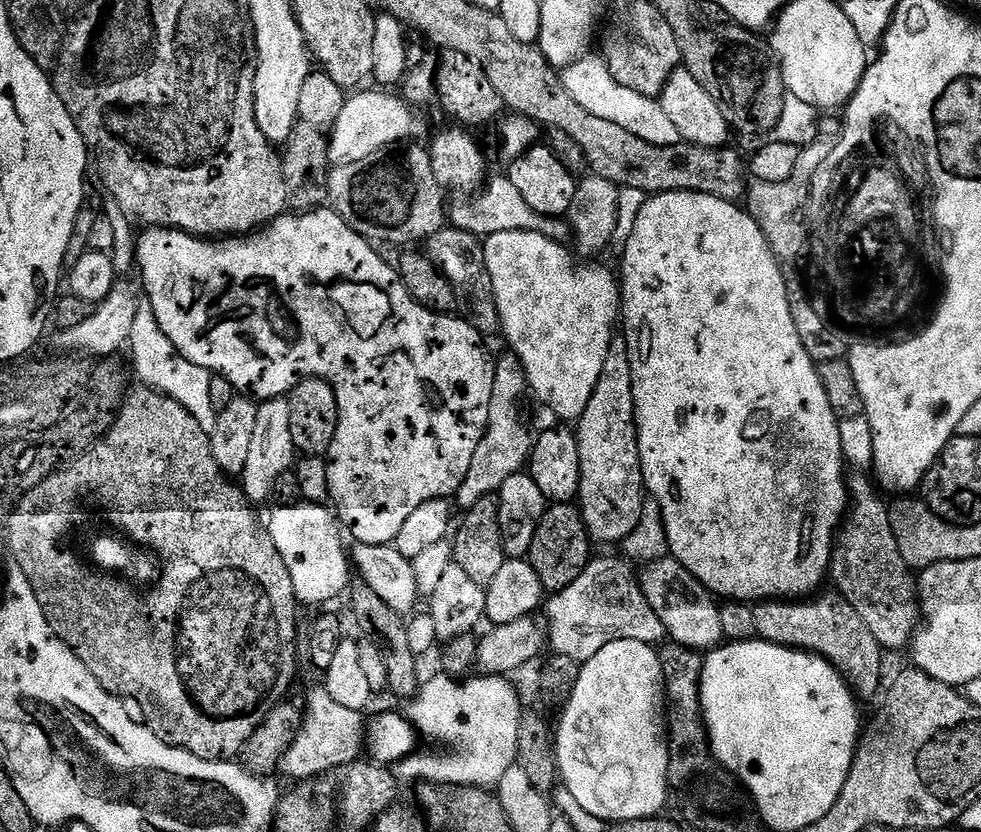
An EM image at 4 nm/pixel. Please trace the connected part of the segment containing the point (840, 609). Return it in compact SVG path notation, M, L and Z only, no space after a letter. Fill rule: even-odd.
M831 595L759 601L752 610L756 635L783 648L796 648L799 652L813 652L820 656L833 664L861 701L868 700L876 691L881 691L880 667L884 664L885 653L878 638L874 638L866 622L862 622L858 610L840 595Z

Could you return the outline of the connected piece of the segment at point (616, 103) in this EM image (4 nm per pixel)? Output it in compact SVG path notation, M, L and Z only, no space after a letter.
M585 54L561 71L561 80L567 92L580 106L595 117L605 118L622 126L643 141L663 148L677 147L681 143L678 128L662 110L659 101L644 96L622 83L614 74L606 70L603 60L593 54Z

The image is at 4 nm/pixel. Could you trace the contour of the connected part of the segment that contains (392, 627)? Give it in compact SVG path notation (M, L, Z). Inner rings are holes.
M356 582L351 585L350 595L352 594L352 616L356 619L356 628L361 633L361 637L367 638L382 650L382 659L386 665L386 678L388 679L387 691L393 692L396 696L411 698L420 690L422 676L416 673L418 657L414 650L410 650L410 634L405 617L401 613L390 610L374 590L363 582Z

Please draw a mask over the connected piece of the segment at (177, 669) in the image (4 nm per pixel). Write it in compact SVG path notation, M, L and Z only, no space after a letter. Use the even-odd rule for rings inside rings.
M151 386L143 387L144 388L133 387L131 391L125 395L124 405L120 407L120 413L116 415L114 426L93 446L93 448L90 449L90 451L86 453L86 455L79 456L73 464L69 464L68 467L62 469L60 472L55 472L50 478L43 480L38 487L27 492L25 496L18 501L16 509L13 510L11 516L9 516L6 521L6 527L8 527L8 548L12 551L13 558L16 559L13 560L15 567L20 568L22 574L26 574L26 578L30 582L30 586L38 598L38 606L42 606L42 614L46 614L46 622L52 627L52 635L64 643L64 645L68 647L78 659L80 659L82 666L86 666L86 670L90 670L90 674L94 674L94 678L104 687L104 689L106 689L106 691L108 691L109 694L111 694L111 696L127 698L129 701L134 700L132 702L134 702L135 707L142 707L145 710L145 724L151 728L152 733L158 738L165 740L165 742L172 745L172 747L185 748L187 752L194 754L203 760L231 761L233 758L239 757L242 746L246 746L246 738L250 738L250 734L254 734L254 730L264 721L266 714L270 714L270 710L274 710L274 706L278 706L286 699L289 695L288 691L292 688L292 683L296 680L296 609L298 609L298 603L296 601L294 585L291 582L289 571L286 570L286 563L283 562L282 555L278 554L278 550L275 549L274 542L272 542L267 535L262 534L261 529L260 532L256 529L256 516L252 513L254 508L248 497L245 496L243 487L241 487L239 483L233 482L229 477L225 476L224 471L218 466L218 462L214 462L214 450L212 449L212 438L210 433L206 430L202 430L202 426L198 426L198 420L194 418L184 406L178 403L173 396L165 396L163 392ZM80 500L89 500L94 507L101 508L101 510L108 515L109 522L117 528L117 530L115 529L117 533L125 532L125 534L120 534L127 537L133 545L141 544L141 546L144 547L141 549L155 554L162 561L162 571L159 573L158 579L155 581L155 584L157 583L156 588L149 590L148 597L144 597L140 592L135 592L130 585L123 584L123 582L120 581L123 579L117 578L115 575L109 574L103 570L97 570L95 567L89 566L87 563L84 565L74 553L67 552L67 550L60 545L60 543L67 538L68 531L71 530L72 523L76 520L76 511L80 508Z

